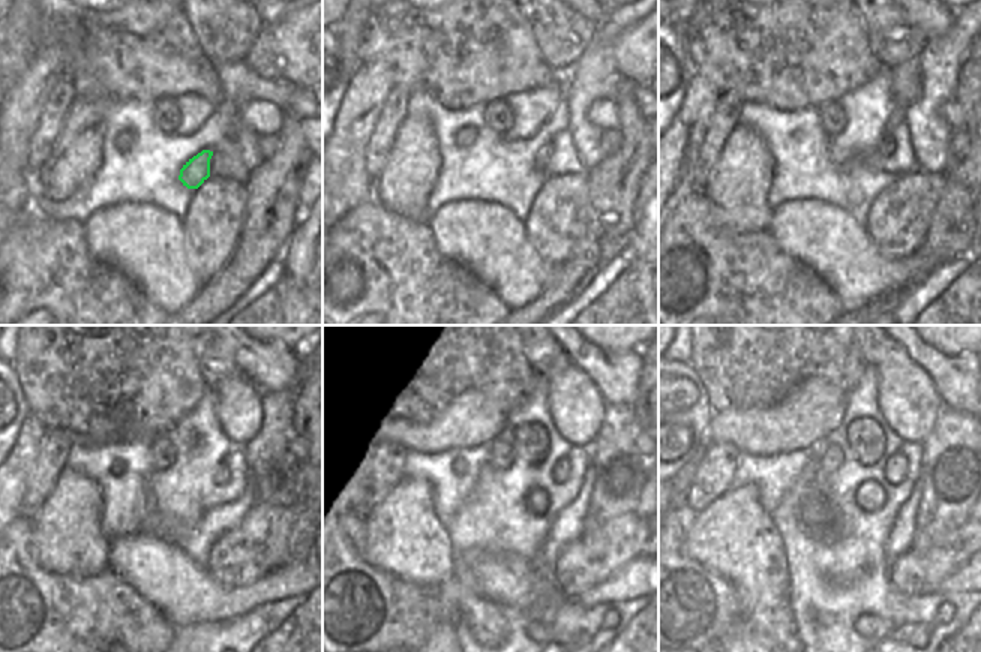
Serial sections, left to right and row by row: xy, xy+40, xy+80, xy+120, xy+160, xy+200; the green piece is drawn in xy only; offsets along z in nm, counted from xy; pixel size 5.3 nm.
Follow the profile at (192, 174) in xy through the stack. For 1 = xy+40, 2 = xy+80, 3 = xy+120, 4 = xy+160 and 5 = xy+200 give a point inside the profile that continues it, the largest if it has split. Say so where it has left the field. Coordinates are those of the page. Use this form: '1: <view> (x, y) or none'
1: xy+40 (542, 156)
2: xy+80 (887, 146)
3: xy+120 (222, 474)
4: xy+160 (561, 469)
5: xy+200 (896, 469)

